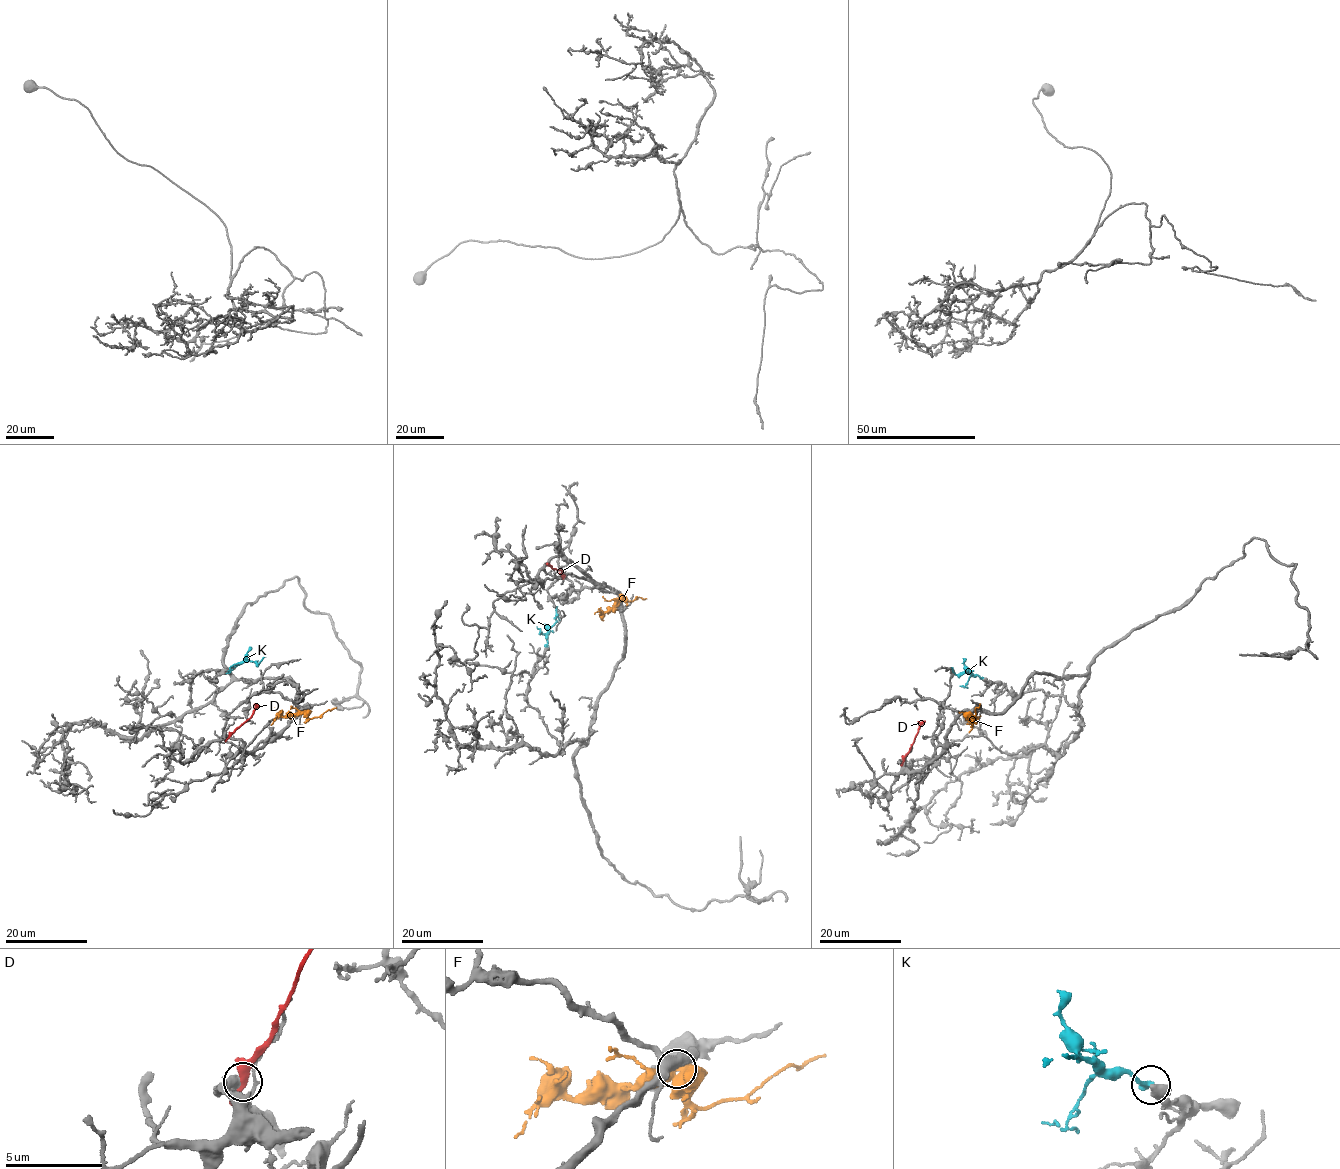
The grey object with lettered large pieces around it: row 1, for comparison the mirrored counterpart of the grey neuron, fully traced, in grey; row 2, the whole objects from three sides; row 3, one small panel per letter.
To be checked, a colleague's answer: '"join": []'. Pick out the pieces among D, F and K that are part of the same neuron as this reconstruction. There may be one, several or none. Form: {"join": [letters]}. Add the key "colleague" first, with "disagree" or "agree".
{"colleague": "agree", "join": []}

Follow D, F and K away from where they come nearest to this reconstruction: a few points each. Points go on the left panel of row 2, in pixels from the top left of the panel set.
D: (229, 737), (251, 717), (256, 704)
F: (305, 711), (312, 718), (335, 707)
K: (233, 667), (258, 663), (265, 656)

